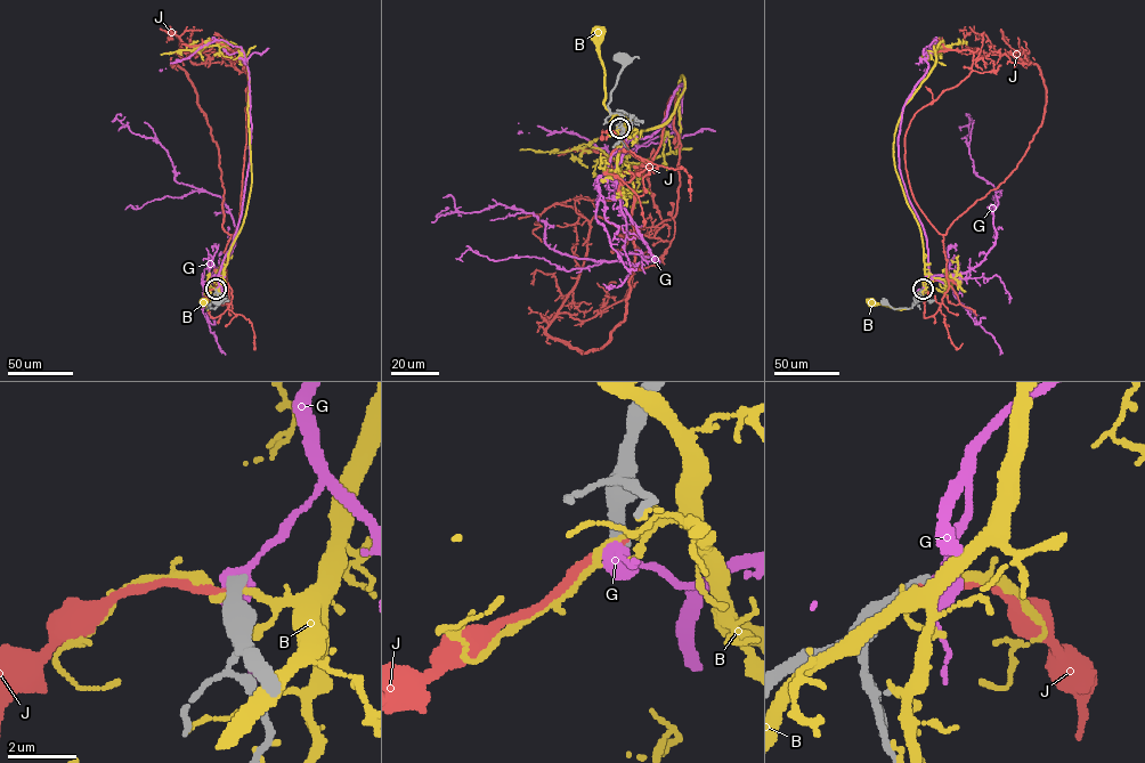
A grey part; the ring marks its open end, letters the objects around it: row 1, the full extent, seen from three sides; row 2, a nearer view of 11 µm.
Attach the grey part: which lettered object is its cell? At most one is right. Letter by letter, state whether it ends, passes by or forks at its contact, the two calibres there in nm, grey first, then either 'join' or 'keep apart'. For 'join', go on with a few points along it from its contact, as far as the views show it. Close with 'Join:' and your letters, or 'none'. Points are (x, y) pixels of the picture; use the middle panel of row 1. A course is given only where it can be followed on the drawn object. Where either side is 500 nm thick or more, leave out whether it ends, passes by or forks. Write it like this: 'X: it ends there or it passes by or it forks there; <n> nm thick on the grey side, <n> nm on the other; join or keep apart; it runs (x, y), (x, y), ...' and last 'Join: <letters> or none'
B: it passes by; 440 nm thick on the grey side, 200 nm on the other; keep apart
G: 400 nm thick on the grey side, 500 nm on the other; keep apart
J: it ends there; 440 nm thick on the grey side, 220 nm on the other; keep apart
Join: none

